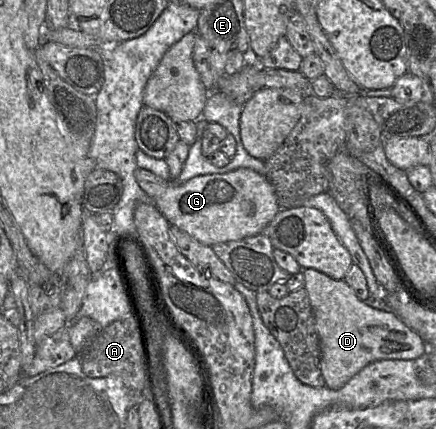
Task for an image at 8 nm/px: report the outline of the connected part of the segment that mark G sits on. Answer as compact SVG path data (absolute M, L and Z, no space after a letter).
M139 167L135 169L134 177L140 188L148 195L170 225L177 226L207 246L228 241L239 241L262 233L281 210L276 191L267 177L247 168L238 168L227 173L199 175L184 183L164 180L153 172Z

